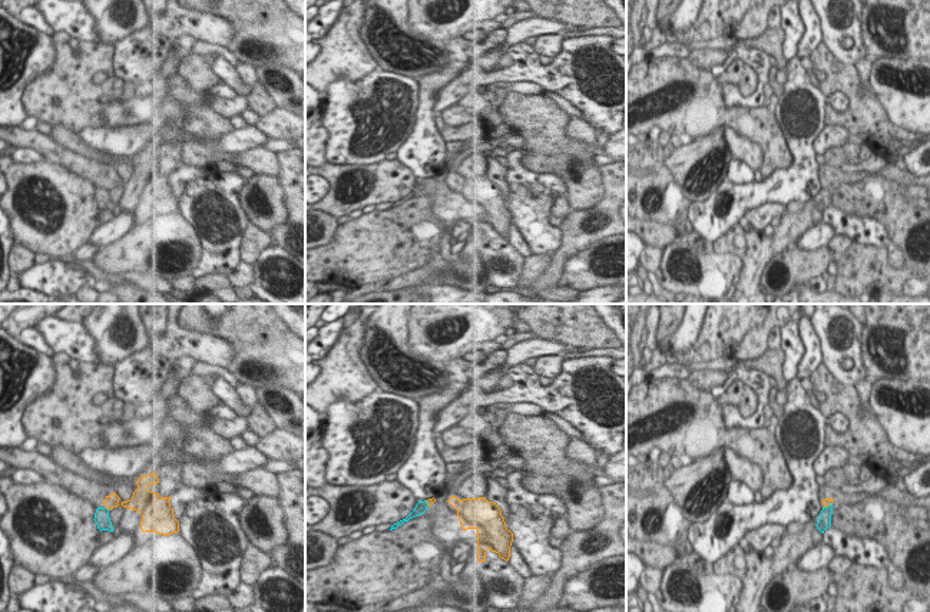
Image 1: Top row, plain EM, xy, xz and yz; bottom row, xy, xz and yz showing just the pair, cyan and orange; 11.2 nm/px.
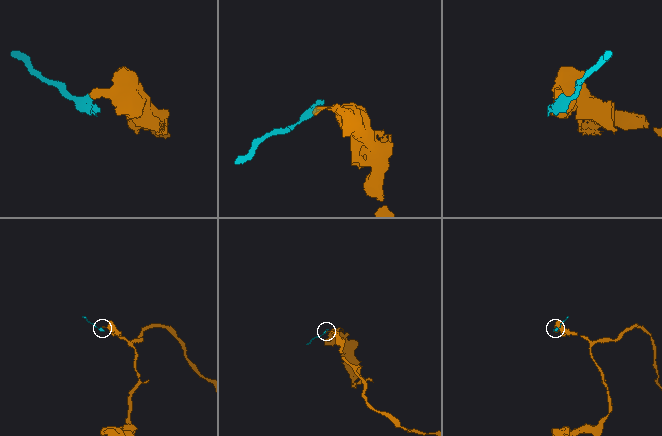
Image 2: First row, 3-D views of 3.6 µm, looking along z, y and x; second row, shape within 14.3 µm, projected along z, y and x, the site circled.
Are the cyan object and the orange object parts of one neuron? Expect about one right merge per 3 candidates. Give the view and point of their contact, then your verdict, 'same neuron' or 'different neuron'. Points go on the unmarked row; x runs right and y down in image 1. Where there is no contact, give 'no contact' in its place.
contact xy (108, 188); different neuron

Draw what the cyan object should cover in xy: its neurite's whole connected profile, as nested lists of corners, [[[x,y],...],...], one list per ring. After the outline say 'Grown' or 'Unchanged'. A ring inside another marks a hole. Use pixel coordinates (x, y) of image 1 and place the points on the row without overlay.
[[[97,186],[93,198],[97,204],[97,208],[113,211],[113,205],[109,196],[109,188],[106,186]]]. Unchanged.

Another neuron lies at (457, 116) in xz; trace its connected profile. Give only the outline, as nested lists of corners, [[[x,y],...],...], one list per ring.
[[[463,102],[453,105],[438,113],[446,126],[451,130],[461,133],[469,125],[480,123],[483,116],[483,106],[480,102]]]

